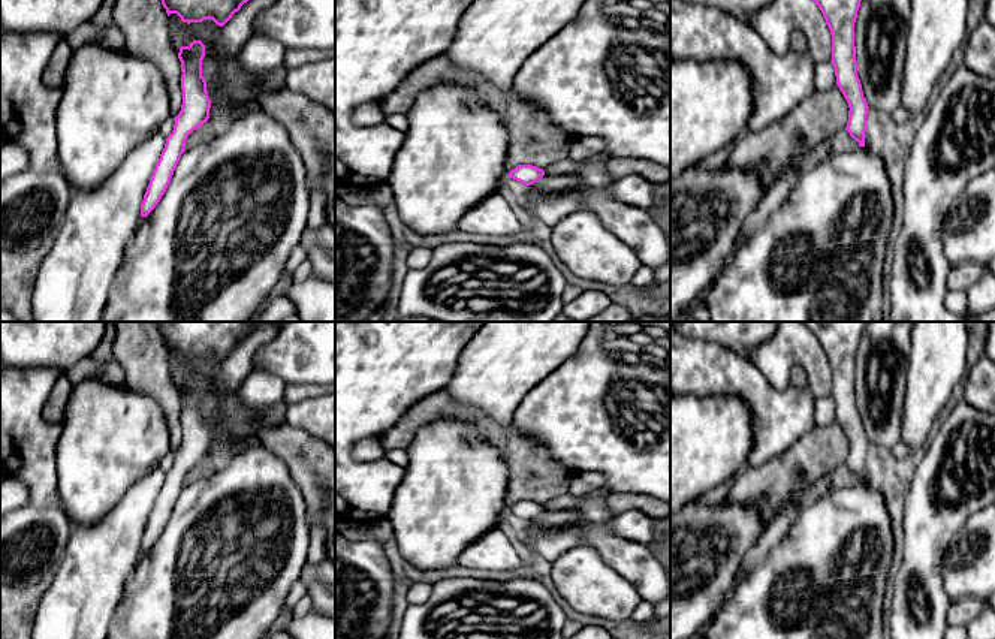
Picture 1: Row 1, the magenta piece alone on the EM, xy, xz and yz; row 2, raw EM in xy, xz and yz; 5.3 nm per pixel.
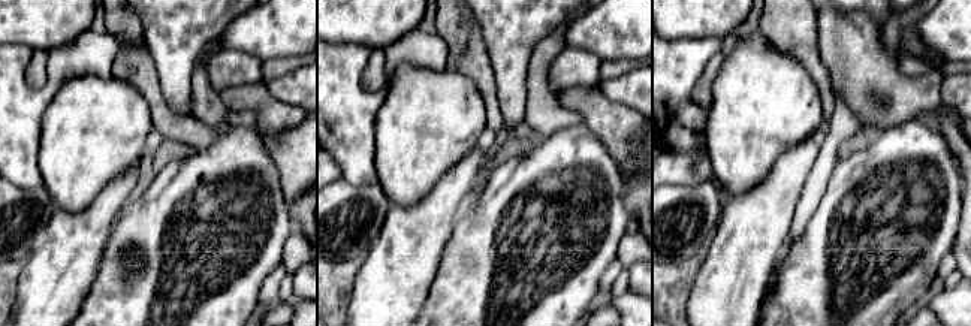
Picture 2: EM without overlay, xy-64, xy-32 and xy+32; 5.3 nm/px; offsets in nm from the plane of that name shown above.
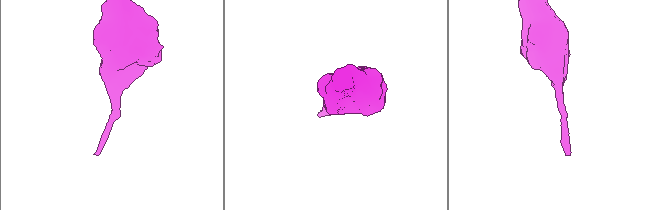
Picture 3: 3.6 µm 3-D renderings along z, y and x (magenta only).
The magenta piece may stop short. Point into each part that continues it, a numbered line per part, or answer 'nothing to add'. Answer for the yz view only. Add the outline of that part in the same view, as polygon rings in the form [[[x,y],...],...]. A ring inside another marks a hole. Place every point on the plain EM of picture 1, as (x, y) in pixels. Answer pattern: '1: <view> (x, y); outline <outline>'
nothing to add

